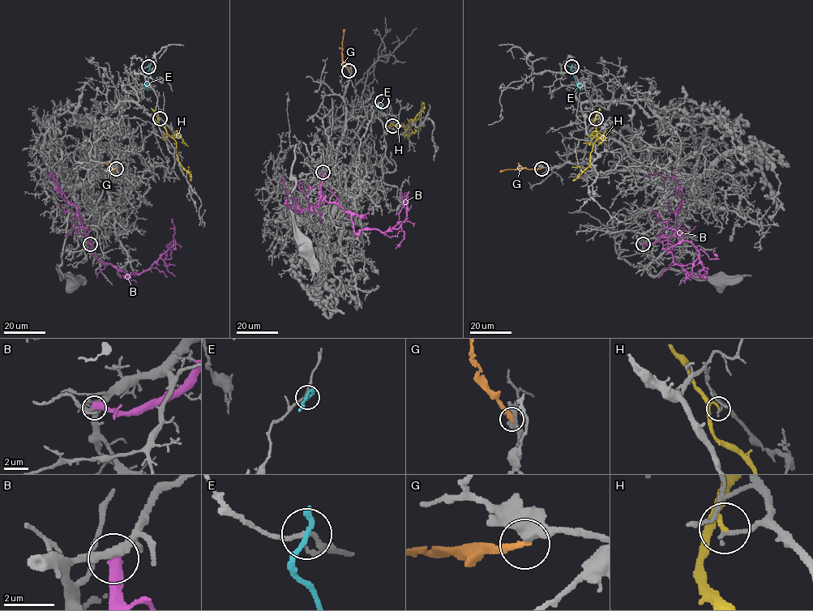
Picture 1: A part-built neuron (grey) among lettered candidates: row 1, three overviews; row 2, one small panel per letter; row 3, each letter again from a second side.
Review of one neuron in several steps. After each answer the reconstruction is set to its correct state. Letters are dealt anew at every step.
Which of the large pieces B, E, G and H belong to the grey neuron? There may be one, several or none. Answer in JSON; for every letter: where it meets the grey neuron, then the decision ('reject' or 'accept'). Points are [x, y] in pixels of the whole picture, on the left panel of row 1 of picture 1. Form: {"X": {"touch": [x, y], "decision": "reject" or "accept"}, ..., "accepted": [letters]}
{"B": {"touch": [90, 244], "decision": "reject"}, "E": {"touch": [148, 66], "decision": "reject"}, "G": {"touch": [116, 168], "decision": "reject"}, "H": {"touch": [160, 118], "decision": "reject"}, "accepted": []}

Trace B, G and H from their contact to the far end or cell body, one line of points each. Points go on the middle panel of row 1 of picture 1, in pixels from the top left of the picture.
B: (323, 172), (320, 194), (351, 214), (357, 233), (397, 228), (406, 215), (408, 191), (408, 200)
G: (348, 70), (342, 57), (344, 29)
H: (392, 125), (406, 128), (409, 120), (413, 120), (422, 110), (424, 102)

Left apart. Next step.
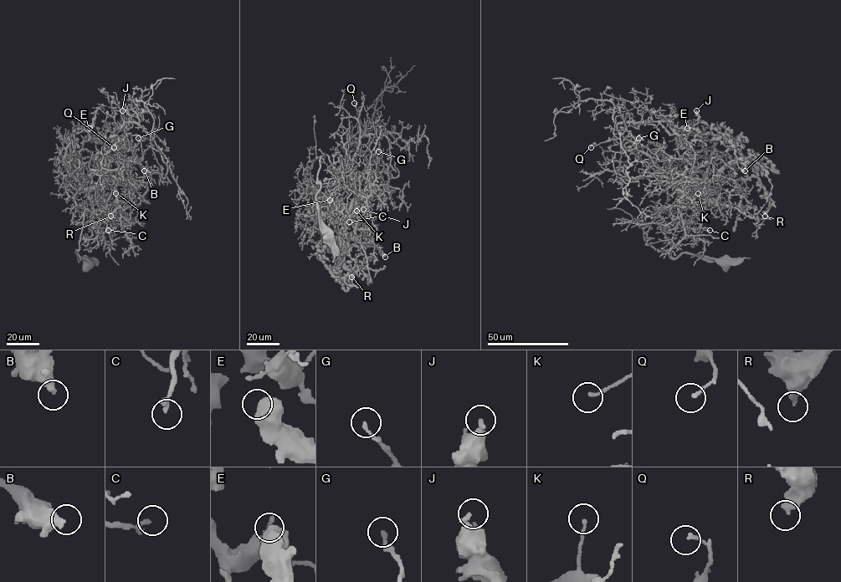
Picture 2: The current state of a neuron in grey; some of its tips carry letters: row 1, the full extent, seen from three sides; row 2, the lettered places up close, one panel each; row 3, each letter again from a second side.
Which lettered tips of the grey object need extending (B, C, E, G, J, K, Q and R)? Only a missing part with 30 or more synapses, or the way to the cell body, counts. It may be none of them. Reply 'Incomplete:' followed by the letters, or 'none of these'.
Incomplete: none of these

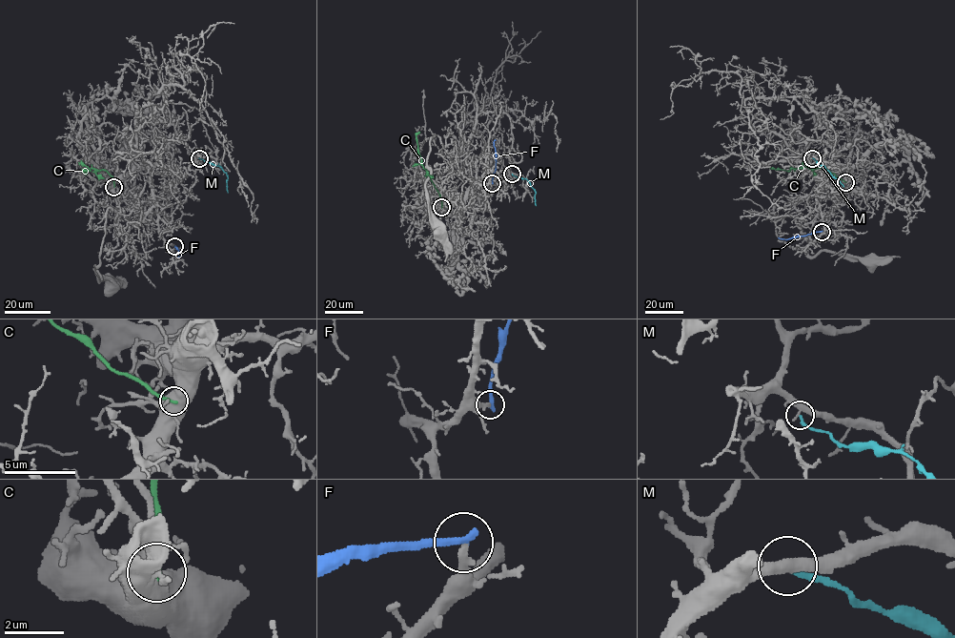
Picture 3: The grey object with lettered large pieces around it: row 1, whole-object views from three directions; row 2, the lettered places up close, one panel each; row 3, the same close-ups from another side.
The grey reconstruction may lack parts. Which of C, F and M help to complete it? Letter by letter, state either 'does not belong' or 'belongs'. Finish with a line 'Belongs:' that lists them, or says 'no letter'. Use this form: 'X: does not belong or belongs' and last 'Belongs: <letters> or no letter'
C: does not belong
F: belongs
M: does not belong
Belongs: F

